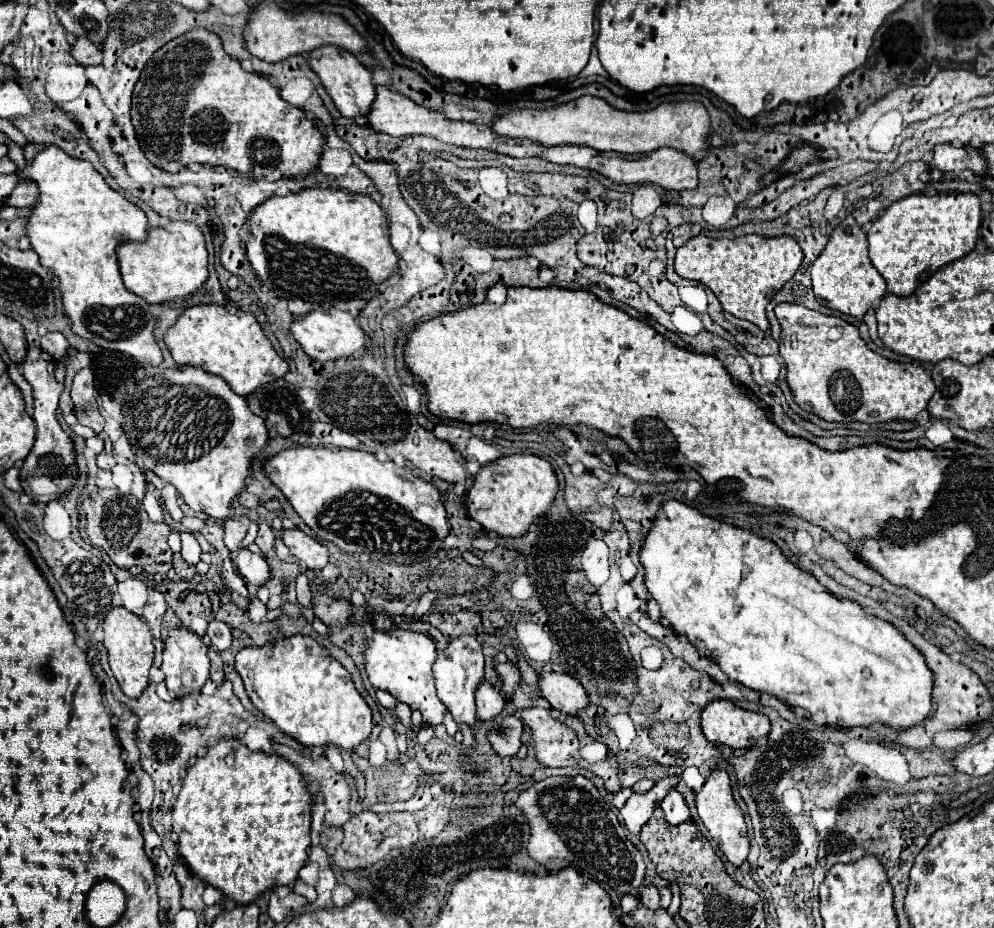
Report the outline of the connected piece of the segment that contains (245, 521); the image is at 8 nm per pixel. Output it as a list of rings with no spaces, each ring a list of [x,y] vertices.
[[[239,516],[239,518],[231,518],[223,524],[223,530],[225,530],[225,546],[237,554],[241,550],[241,542],[247,534],[247,528],[249,528],[249,518],[245,516]]]

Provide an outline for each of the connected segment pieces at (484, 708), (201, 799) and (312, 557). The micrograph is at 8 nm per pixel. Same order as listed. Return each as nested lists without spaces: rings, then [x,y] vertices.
[[[489,682],[481,684],[477,690],[477,718],[483,722],[493,722],[505,706],[505,698]]]
[[[221,740],[207,750],[207,756],[197,758],[197,762],[187,770],[187,776],[183,778],[183,786],[179,790],[179,796],[177,796],[177,802],[175,802],[171,814],[173,814],[173,832],[177,834],[177,848],[179,848],[179,854],[181,854],[181,860],[185,862],[185,866],[199,880],[203,880],[209,886],[215,886],[217,890],[221,890],[221,894],[225,898],[231,898],[235,904],[251,904],[251,902],[255,902],[255,898],[273,890],[275,886],[291,886],[297,880],[297,872],[301,870],[301,866],[309,858],[307,848],[311,844],[311,838],[309,838],[311,794],[305,788],[305,780],[303,780],[301,772],[291,762],[287,762],[279,756],[269,756],[263,752],[251,752],[239,740]]]
[[[299,528],[285,530],[283,542],[291,550],[291,554],[305,564],[307,570],[323,570],[329,562],[329,550]]]

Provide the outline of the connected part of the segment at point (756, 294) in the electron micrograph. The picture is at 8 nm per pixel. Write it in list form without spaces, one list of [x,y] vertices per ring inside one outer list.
[[[695,236],[687,240],[675,256],[675,272],[681,278],[701,282],[713,290],[713,294],[723,304],[723,310],[733,314],[735,318],[749,320],[761,330],[769,330],[769,322],[765,316],[765,306],[769,298],[783,288],[787,280],[801,266],[803,252],[795,238],[791,236],[741,236],[741,238],[721,238],[713,240],[707,236]]]

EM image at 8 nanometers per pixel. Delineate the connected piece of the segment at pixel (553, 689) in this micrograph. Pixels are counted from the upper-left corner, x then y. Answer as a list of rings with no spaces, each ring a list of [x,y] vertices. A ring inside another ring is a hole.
[[[549,672],[541,676],[539,688],[543,698],[563,714],[575,716],[589,706],[589,694],[575,676]]]

